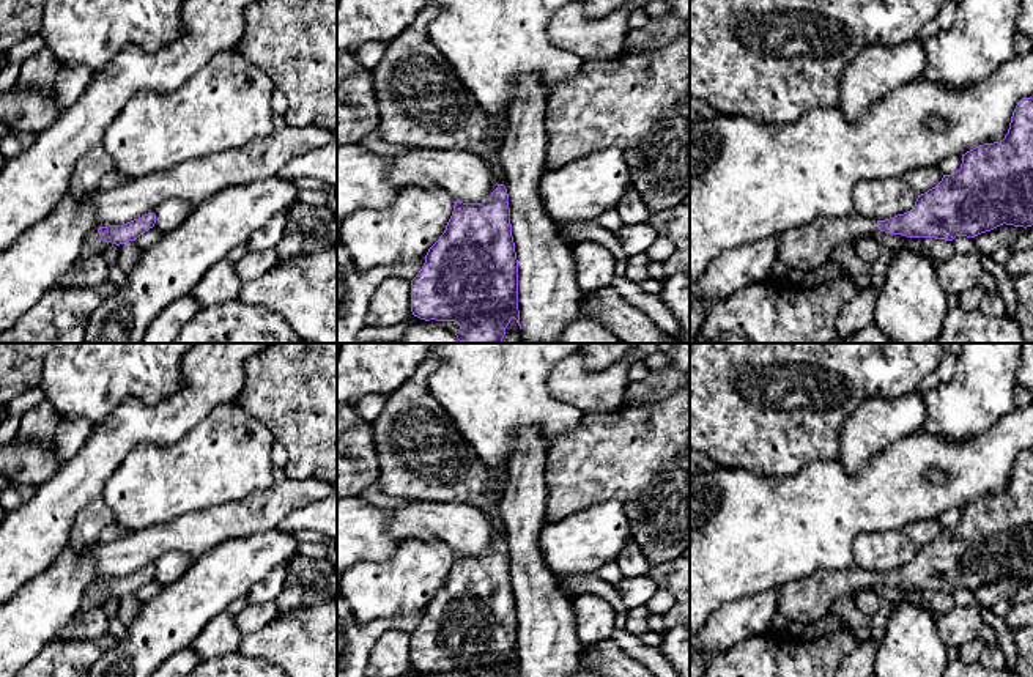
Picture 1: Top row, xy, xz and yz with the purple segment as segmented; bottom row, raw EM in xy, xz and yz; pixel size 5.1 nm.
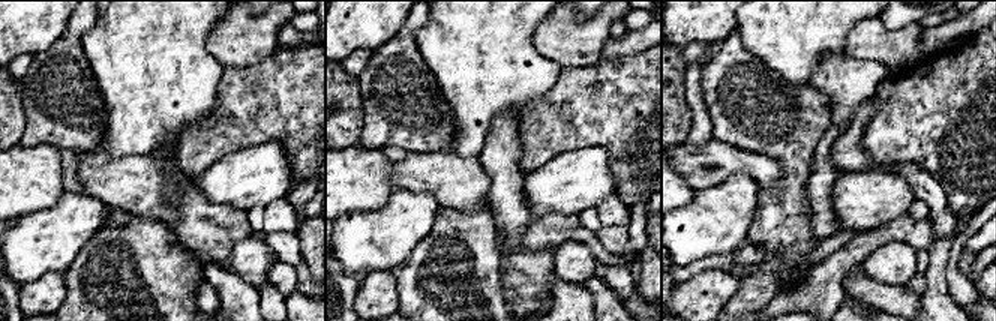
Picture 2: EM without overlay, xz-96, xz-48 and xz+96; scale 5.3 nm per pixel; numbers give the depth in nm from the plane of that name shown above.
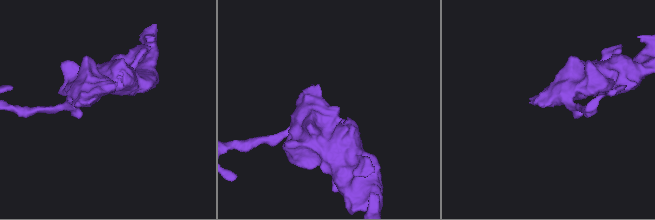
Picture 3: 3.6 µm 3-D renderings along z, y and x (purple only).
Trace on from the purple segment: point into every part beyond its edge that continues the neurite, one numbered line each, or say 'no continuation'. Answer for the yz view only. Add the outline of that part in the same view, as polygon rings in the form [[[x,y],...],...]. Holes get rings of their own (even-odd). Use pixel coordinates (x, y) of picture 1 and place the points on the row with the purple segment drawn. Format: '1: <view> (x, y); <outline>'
1: yz (808, 247); [[[860,214],[816,217],[809,224],[781,233],[776,260],[792,271],[811,272],[830,261],[841,244],[855,244],[879,231],[876,219]]]

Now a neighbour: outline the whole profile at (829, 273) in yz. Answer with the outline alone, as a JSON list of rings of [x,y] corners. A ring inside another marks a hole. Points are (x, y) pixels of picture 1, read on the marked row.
[[[827,261],[817,271],[811,272],[790,271],[786,276],[786,283],[802,290],[811,290],[819,285],[827,287],[839,279],[849,279],[849,277],[850,274],[839,263]]]

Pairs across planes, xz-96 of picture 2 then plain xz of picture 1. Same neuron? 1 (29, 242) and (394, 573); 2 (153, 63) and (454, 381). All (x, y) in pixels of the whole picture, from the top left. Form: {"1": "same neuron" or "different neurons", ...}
{"1": "same neuron", "2": "same neuron"}

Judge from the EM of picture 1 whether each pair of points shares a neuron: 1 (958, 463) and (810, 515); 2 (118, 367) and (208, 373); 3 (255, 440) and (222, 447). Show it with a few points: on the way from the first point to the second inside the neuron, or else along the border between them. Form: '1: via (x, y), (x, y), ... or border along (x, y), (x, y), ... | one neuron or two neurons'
1: via (921, 460), (914, 460), (871, 503), (846, 506) | one neuron
2: border along (183, 359), (181, 384), (158, 402) | two neurons
3: via (248, 444), (230, 447) | one neuron

